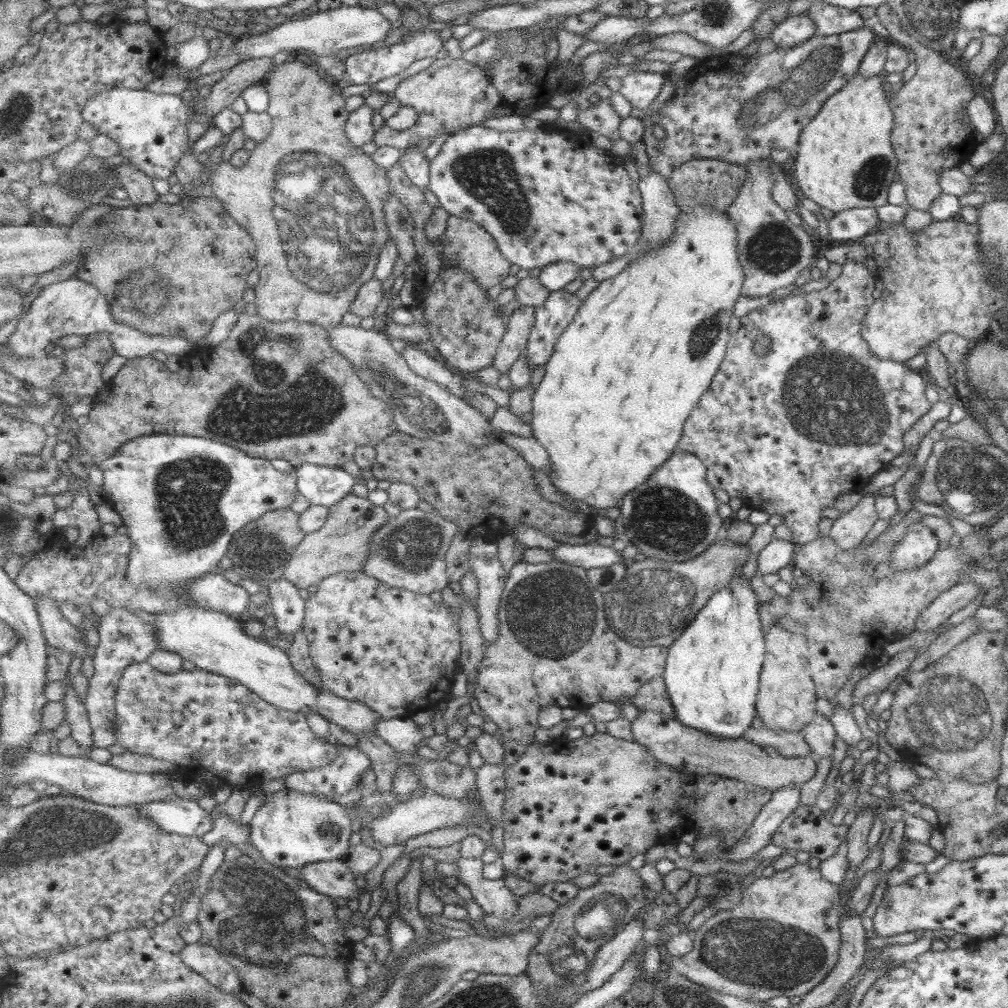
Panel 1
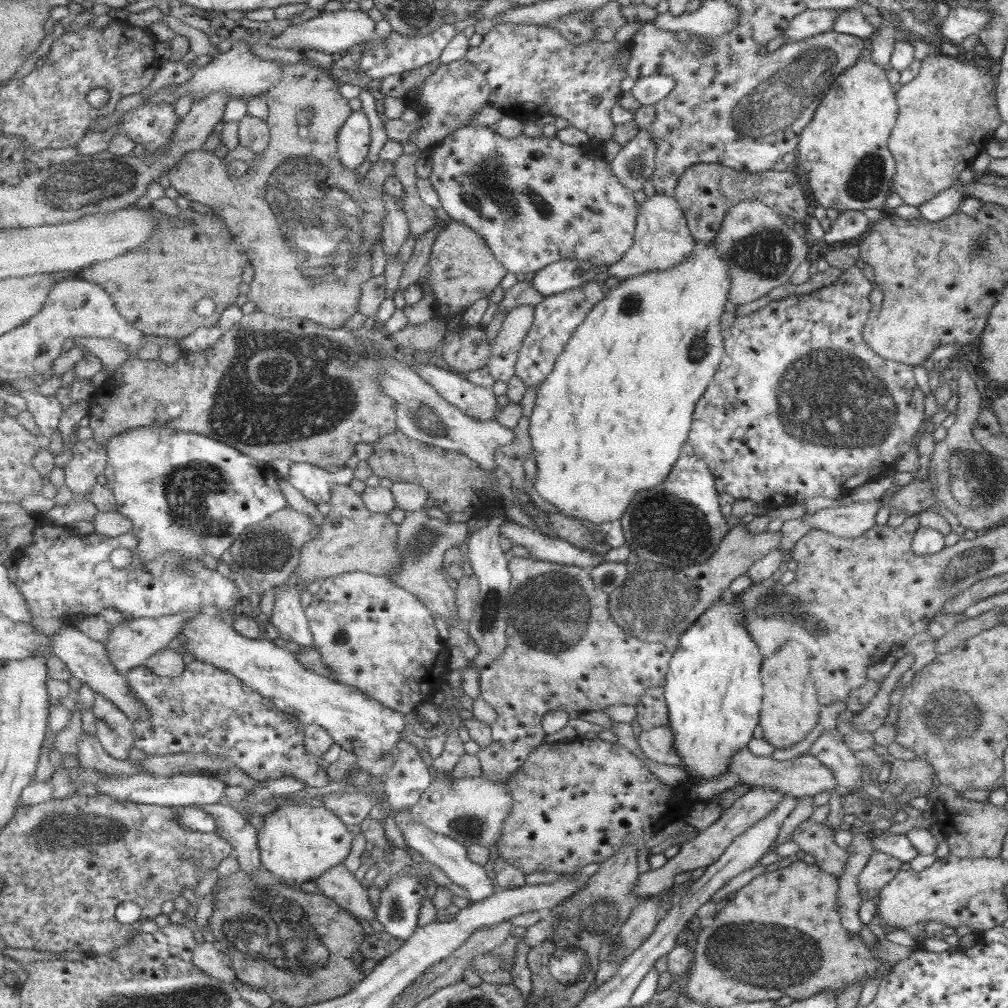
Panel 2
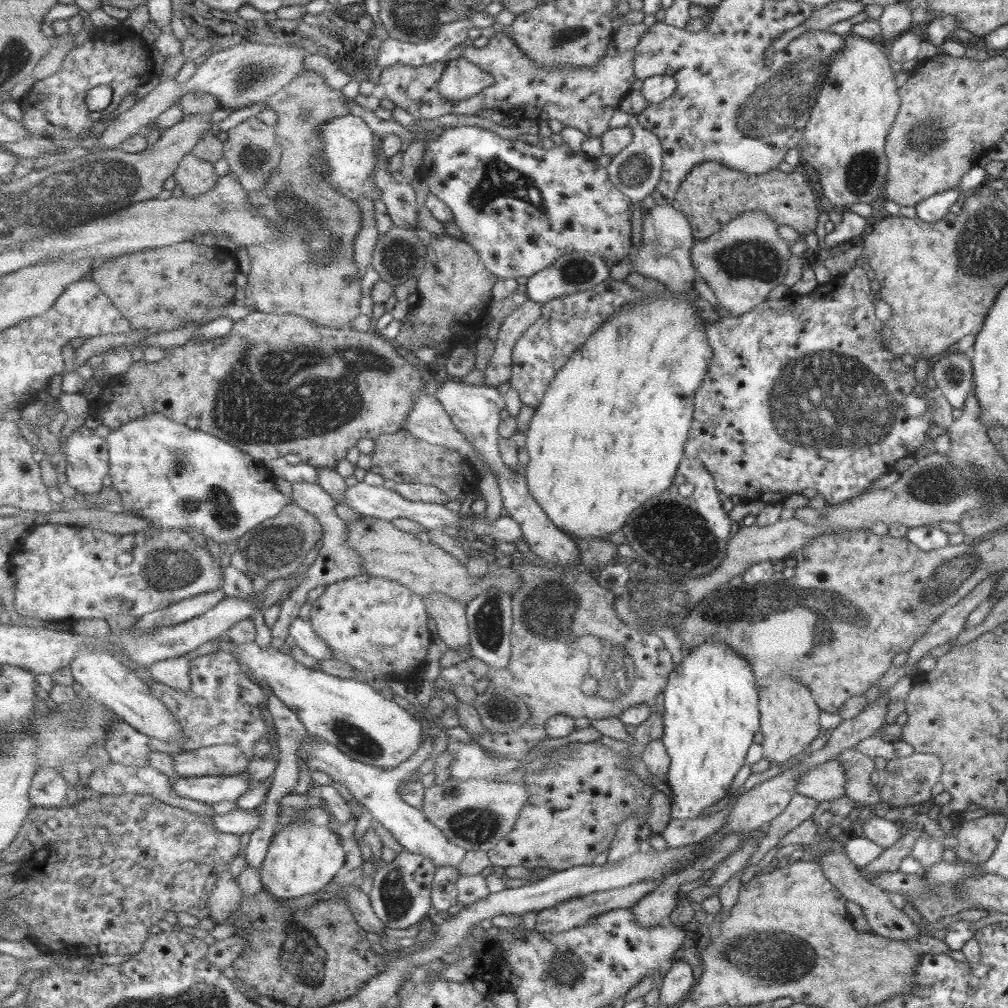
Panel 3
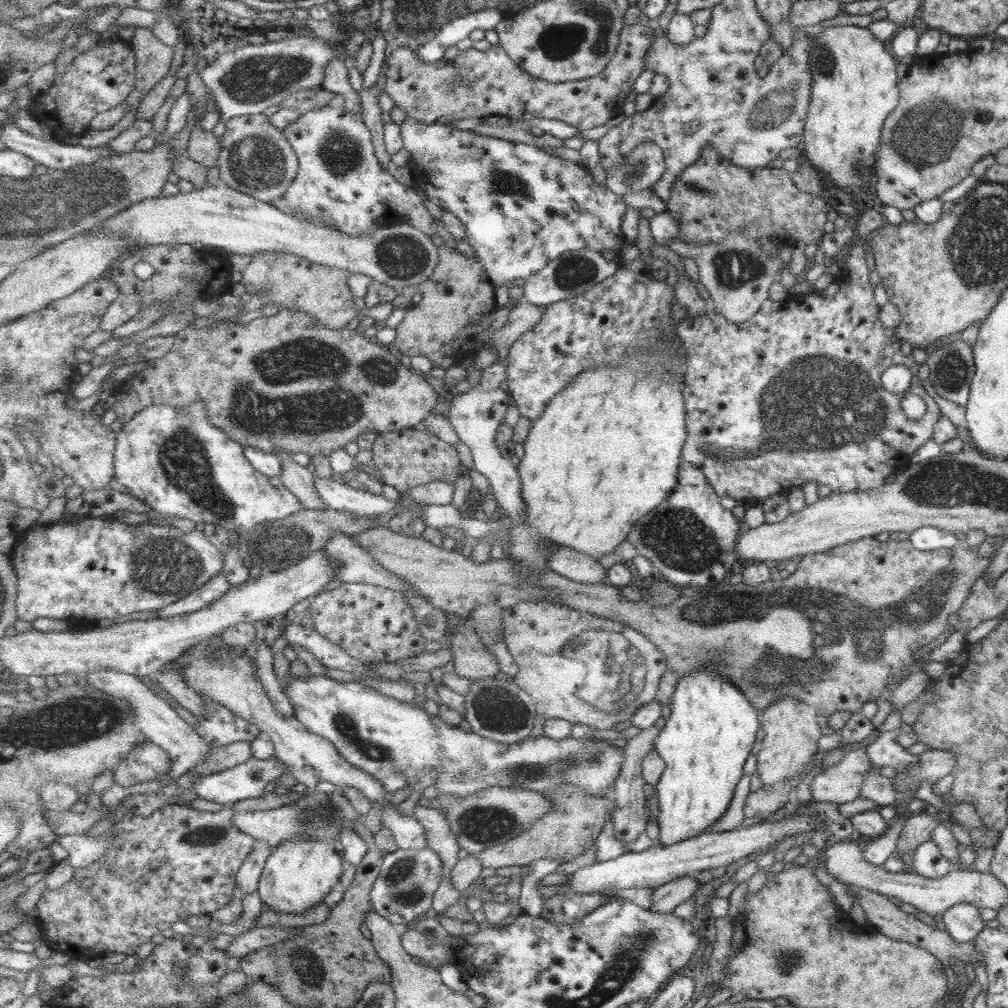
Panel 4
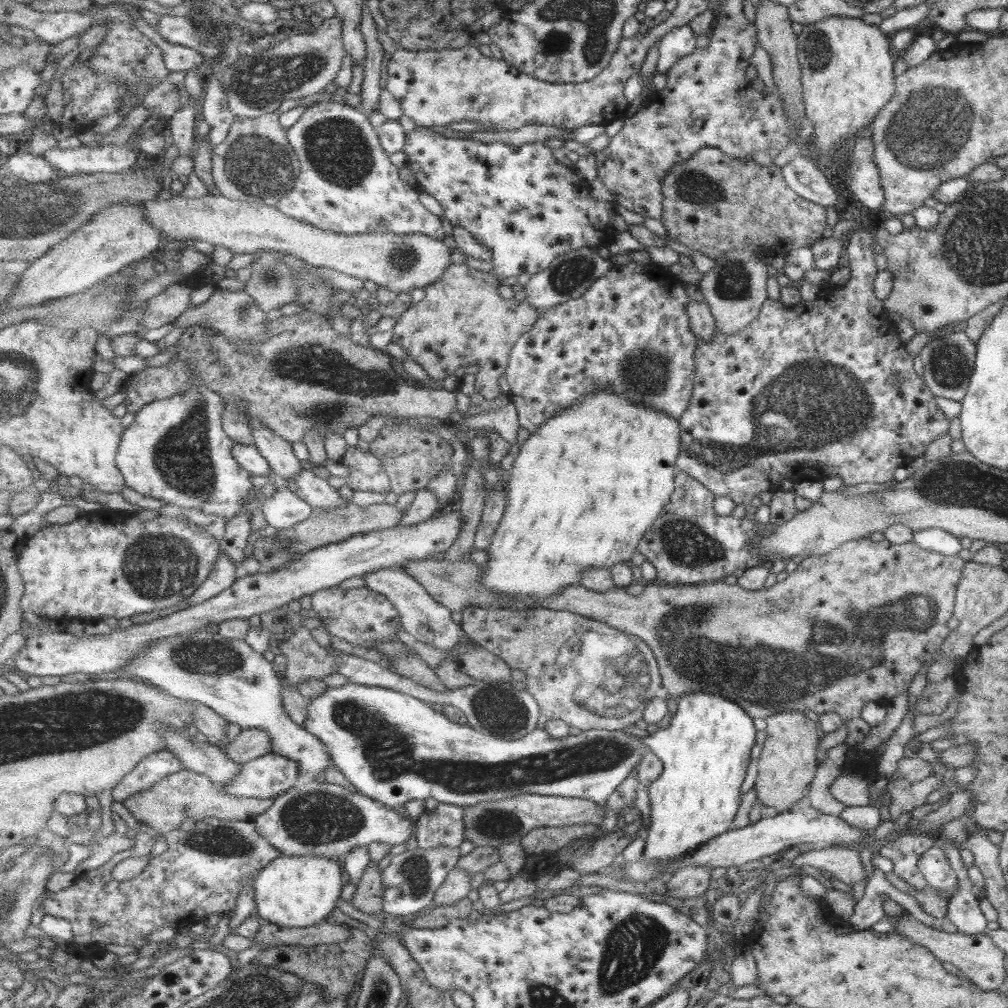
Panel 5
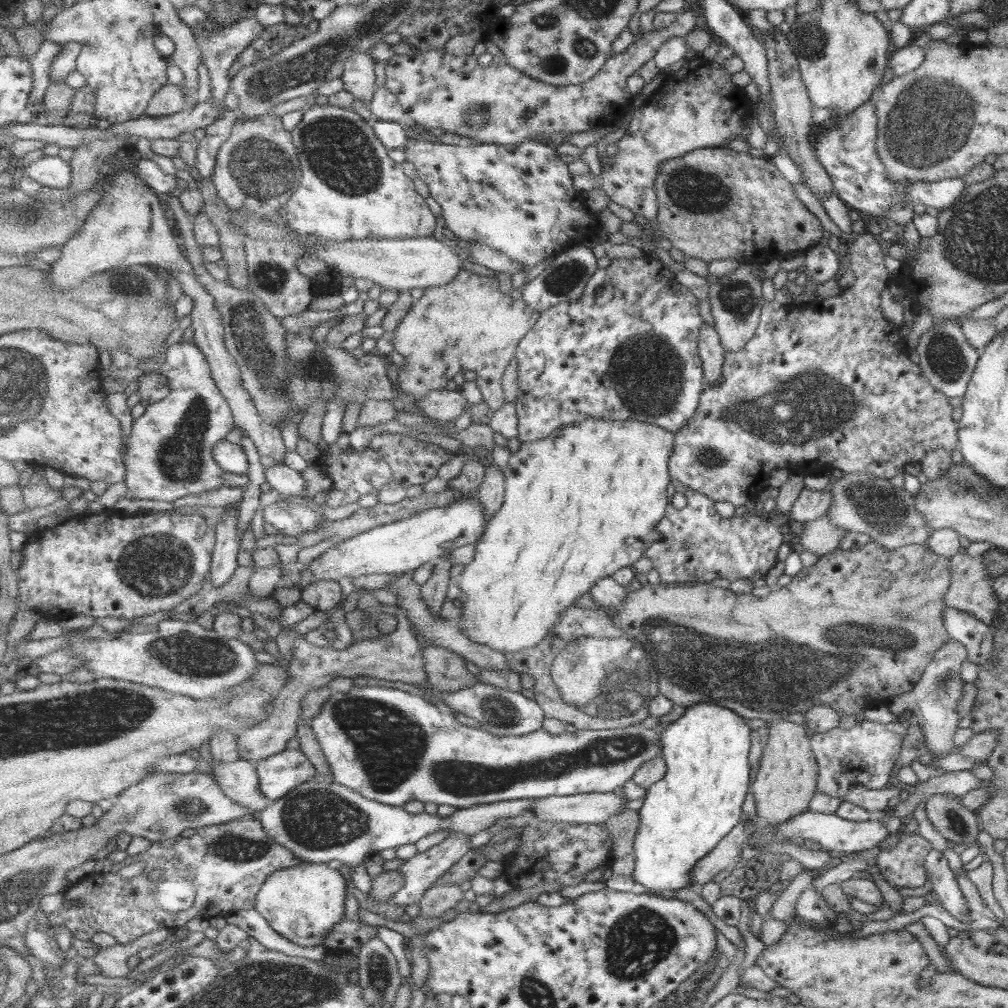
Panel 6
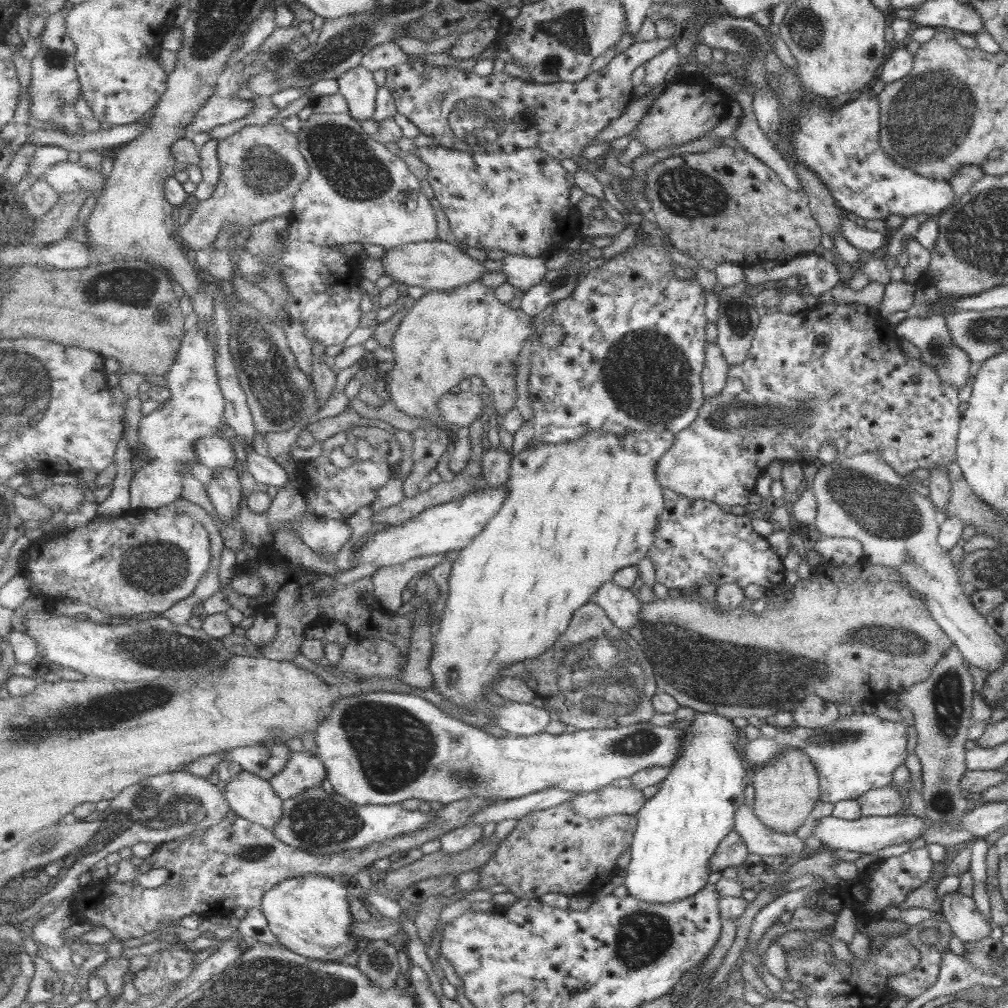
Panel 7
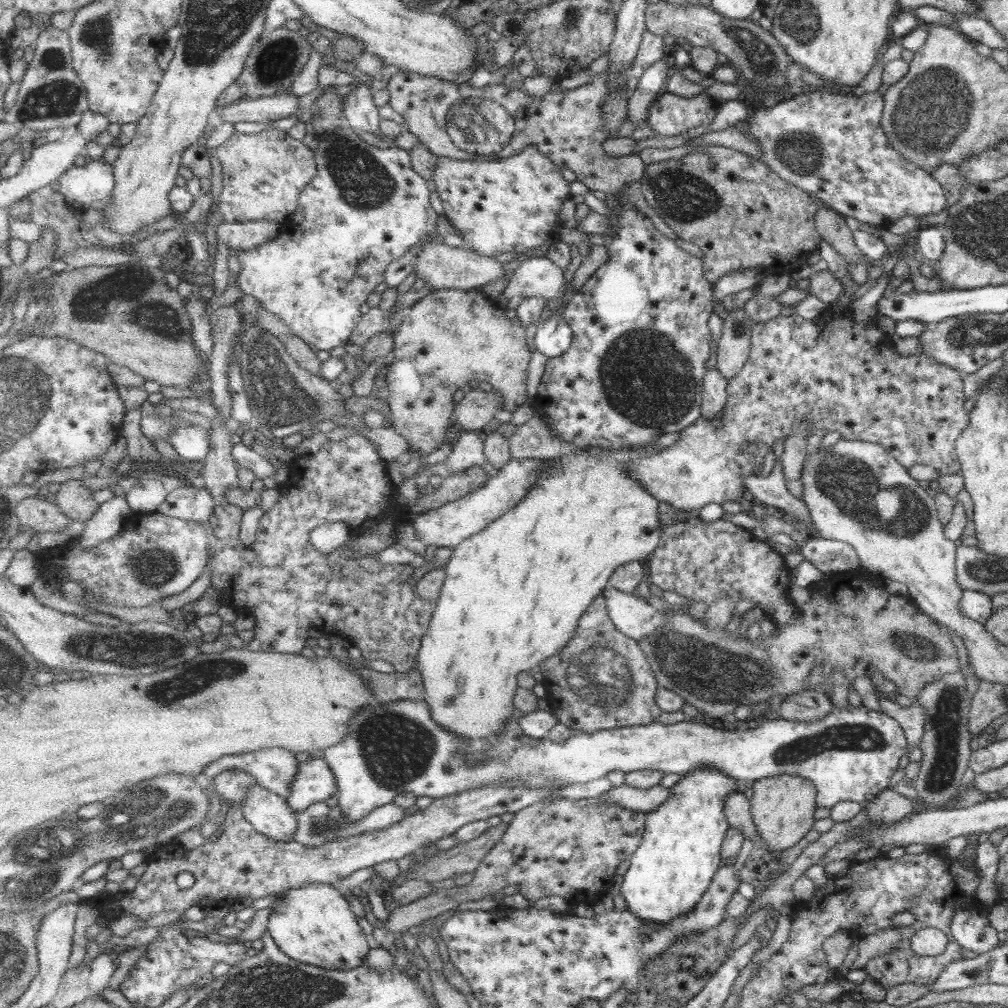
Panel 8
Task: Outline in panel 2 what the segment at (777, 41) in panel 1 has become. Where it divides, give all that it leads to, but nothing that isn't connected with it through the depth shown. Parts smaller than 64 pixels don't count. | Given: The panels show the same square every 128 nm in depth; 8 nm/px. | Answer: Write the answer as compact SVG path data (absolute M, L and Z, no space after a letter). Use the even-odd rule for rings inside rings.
M803 9L798 15L795 15L789 19L787 23L787 27L782 30L782 36L785 38L785 41L789 40L803 40L803 38L815 36L824 32L831 30L831 25L833 25L833 19L835 19L835 15L837 15L837 11L835 9L817 9L817 10L807 10Z

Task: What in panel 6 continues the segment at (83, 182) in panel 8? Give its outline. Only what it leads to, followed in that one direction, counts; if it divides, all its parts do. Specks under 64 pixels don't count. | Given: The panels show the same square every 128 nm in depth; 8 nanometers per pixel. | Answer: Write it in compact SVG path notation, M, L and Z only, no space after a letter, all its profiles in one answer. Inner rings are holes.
M42 156L27 167L19 166L19 175L22 173L33 178L44 188L53 187L60 193L65 192L73 182L73 172L70 162L57 156Z

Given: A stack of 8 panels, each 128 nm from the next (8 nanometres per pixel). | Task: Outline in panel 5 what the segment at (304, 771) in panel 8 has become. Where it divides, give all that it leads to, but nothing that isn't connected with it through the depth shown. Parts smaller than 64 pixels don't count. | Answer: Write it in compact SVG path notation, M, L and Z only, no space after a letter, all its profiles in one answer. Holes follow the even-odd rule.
M271 752L259 758L255 758L255 760L245 762L245 764L243 764L243 771L239 771L239 774L235 775L235 779L233 779L231 783L218 787L223 787L229 796L237 796L237 798L277 798L277 796L285 793L288 788L291 788L291 786L294 786L295 783L299 782L297 777L299 777L299 764L297 764L295 760L291 760L291 758L287 758L287 756L281 756L281 754Z

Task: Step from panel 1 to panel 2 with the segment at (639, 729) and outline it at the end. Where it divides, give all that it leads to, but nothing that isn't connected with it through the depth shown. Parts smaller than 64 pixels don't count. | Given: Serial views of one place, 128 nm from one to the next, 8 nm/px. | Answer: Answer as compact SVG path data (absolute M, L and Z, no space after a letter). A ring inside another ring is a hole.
M669 725L645 729L638 739L647 758L685 771L685 761L675 747L675 732ZM745 746L731 759L727 772L735 774L741 780L741 783L747 782L751 786L769 786L769 788L773 788L783 795L789 795L797 799L803 796L812 797L821 793L821 791L831 794L831 789L837 786L831 770L806 752L792 759L779 761L774 760L771 756L755 756Z

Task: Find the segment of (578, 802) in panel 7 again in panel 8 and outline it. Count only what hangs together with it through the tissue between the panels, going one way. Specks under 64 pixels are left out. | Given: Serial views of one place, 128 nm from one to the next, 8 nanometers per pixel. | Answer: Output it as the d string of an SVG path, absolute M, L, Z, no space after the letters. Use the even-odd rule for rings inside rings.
M627 784L611 787L599 797L599 806L621 804L634 812L651 813L655 807L665 803L671 797L671 788L660 785L649 789L635 788Z

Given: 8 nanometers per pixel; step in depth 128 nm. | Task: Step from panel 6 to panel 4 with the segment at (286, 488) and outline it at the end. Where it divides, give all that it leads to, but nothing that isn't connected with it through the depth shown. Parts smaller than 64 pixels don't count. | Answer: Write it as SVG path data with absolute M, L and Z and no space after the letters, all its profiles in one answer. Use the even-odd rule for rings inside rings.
M316 476L316 486L319 495L323 497L323 501L333 510L339 512L349 511L359 516L375 516L377 518L386 517L389 512L399 512L397 501L385 498L383 494L373 494L369 490L357 490L347 486L345 482L341 482L338 478L325 479Z

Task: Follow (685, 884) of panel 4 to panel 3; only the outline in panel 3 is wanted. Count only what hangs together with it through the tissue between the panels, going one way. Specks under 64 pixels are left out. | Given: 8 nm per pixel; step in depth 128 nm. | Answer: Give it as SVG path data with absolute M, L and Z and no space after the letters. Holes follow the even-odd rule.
M672 881L660 885L647 894L637 905L632 907L635 918L639 920L639 926L655 928L655 926L671 924L669 916L673 914L679 896L681 894L677 892L677 885Z

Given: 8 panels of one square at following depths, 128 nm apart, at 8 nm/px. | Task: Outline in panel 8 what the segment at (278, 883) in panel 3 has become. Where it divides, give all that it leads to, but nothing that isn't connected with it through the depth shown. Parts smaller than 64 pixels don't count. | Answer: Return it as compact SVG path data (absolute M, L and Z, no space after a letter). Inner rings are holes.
M313 883L284 892L273 906L268 932L290 958L333 970L351 970L365 964L373 945L363 934L349 900L334 885Z

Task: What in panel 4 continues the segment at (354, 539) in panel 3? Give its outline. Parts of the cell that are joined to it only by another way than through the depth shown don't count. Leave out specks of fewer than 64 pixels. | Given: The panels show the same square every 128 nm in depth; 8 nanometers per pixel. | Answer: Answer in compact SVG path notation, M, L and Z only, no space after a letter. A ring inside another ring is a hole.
M385 523L373 525L373 527L369 529L363 529L361 533L357 533L357 535L353 537L361 547L371 553L371 556L373 556L381 566L385 566L389 572L393 572L395 576L399 576L401 580L405 580L409 586L413 586L413 588L415 588L421 596L425 596L425 598L427 598L435 608L441 608L441 610L445 610L445 612L451 613L451 615L457 615L462 619L469 619L471 611L479 607L479 605L489 603L497 603L509 609L523 601L543 601L543 599L561 601L561 603L567 603L570 608L577 609L579 611L587 611L591 614L595 614L596 616L608 618L609 620L617 620L618 622L622 622L625 626L633 627L638 631L641 631L644 635L650 637L655 644L658 644L659 649L667 655L669 671L676 671L679 675L679 679L683 679L685 675L691 674L691 672L695 671L697 667L703 667L703 665L715 665L714 670L721 673L721 676L723 677L727 676L727 679L731 678L731 680L733 680L731 683L737 686L739 691L741 691L743 695L750 700L750 703L760 711L765 709L769 703L773 703L775 699L779 699L785 695L791 695L791 697L795 697L795 699L812 706L813 709L815 709L815 713L825 717L828 717L830 714L837 711L849 711L851 714L860 712L861 706L865 701L875 701L882 690L892 690L895 688L895 686L899 684L899 681L892 680L892 676L903 674L906 669L910 670L908 665L912 664L913 652L926 644L929 644L931 640L937 638L937 636L945 630L947 616L950 616L959 610L959 606L961 606L962 602L967 598L967 594L969 594L969 588L971 588L971 586L973 586L973 582L983 574L990 562L989 557L977 557L977 553L975 553L974 549L962 548L960 545L955 545L955 547L948 549L920 551L913 548L908 540L896 541L888 538L887 540L880 541L875 537L863 537L851 542L835 545L823 552L801 555L801 560L796 564L796 569L785 579L771 578L769 581L753 586L743 584L742 582L733 585L719 582L704 587L691 585L685 588L683 596L681 596L679 600L675 600L673 604L653 606L653 604L649 604L649 602L646 602L646 600L643 599L648 591L641 585L624 586L620 588L613 586L608 582L583 584L575 582L574 580L569 580L566 576L561 576L561 574L551 570L550 568L545 571L541 571L541 573L539 573L539 577L523 579L521 575L515 576L515 563L513 563L513 560L503 558L491 560L489 562L485 562L485 564L479 564L478 561L471 559L469 556L463 556L459 550L454 548L445 550L445 548L441 548L440 546L433 544L423 536L405 536L403 533L395 532L391 527L387 527Z

